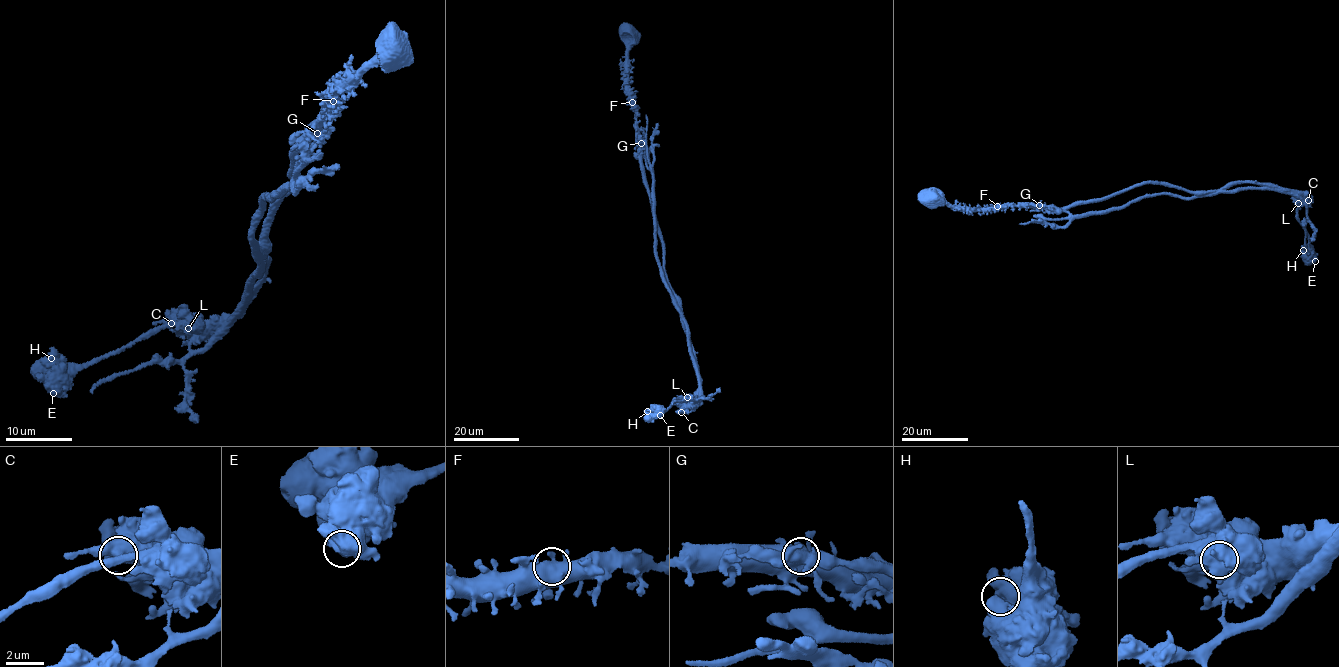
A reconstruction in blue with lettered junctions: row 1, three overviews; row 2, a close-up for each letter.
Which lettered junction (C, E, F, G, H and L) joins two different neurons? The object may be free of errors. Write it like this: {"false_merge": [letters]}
{"false_merge": ["G"]}

